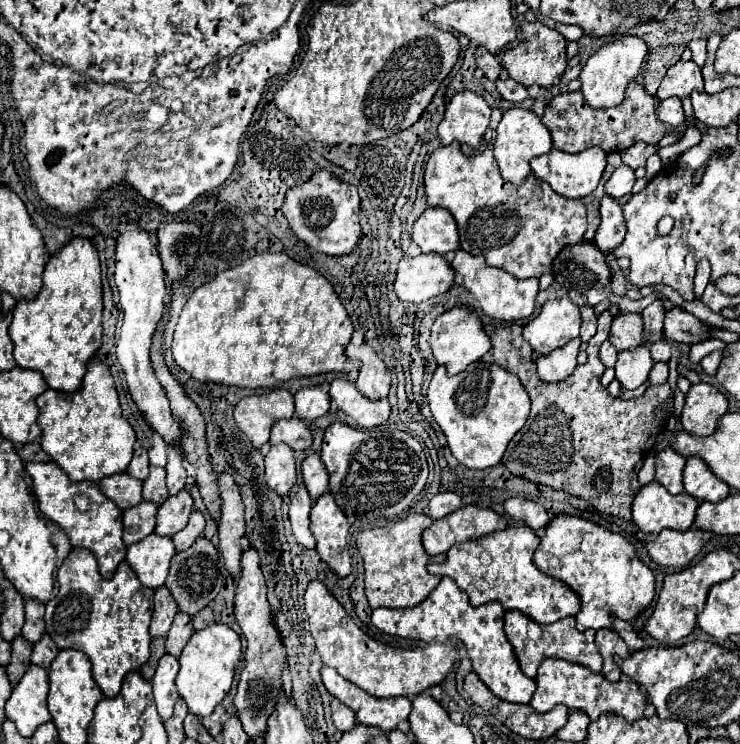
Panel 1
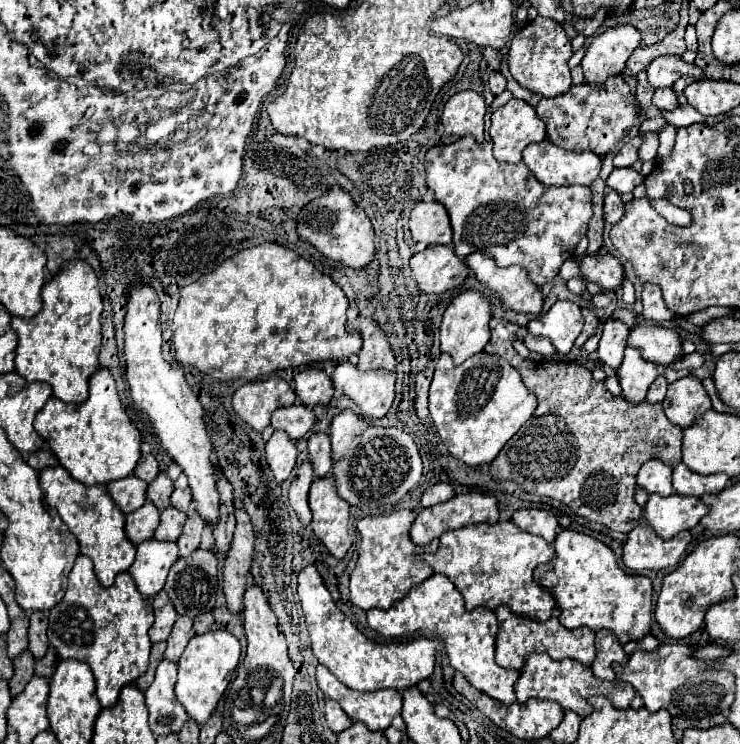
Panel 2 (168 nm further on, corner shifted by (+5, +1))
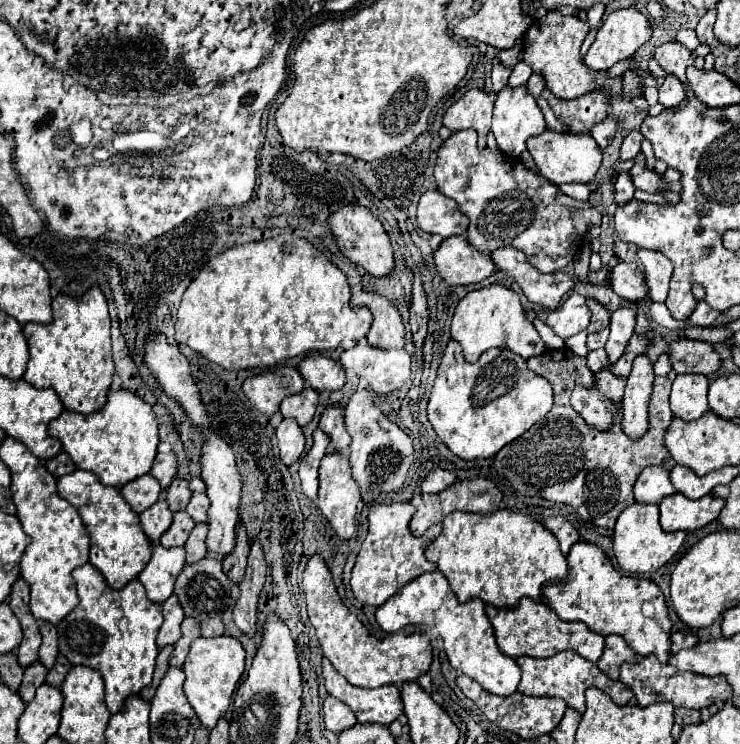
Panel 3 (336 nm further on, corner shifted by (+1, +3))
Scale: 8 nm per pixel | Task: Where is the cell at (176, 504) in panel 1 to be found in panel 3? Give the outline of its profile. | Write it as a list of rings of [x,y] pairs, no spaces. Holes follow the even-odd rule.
[[[177,512],[175,518],[173,518],[171,528],[161,536],[161,546],[165,546],[165,548],[185,546],[193,526],[195,526],[195,522],[191,520],[191,516],[187,516],[185,512]]]

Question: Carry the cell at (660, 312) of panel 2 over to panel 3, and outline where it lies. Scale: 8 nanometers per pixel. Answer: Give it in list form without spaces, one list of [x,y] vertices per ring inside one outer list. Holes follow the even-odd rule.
[[[637,250],[637,256],[639,256],[643,270],[645,270],[649,298],[653,302],[665,302],[667,292],[669,292],[671,272],[673,272],[671,260],[655,250]]]

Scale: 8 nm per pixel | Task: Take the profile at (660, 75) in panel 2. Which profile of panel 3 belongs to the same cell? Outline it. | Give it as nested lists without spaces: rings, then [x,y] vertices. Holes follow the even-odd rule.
[[[665,42],[665,44],[657,46],[655,60],[667,74],[675,74],[681,80],[685,80],[687,66],[695,66],[699,70],[703,68],[703,58],[693,56],[693,52],[679,42]]]

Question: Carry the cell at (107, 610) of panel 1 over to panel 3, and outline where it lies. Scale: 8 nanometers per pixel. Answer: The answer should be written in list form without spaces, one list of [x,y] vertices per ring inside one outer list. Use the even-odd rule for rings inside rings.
[[[91,564],[73,570],[73,578],[81,602],[57,624],[59,650],[73,666],[87,666],[101,672],[107,708],[111,714],[117,714],[123,708],[125,698],[139,694],[153,678],[159,652],[155,638],[163,624],[161,606],[145,596],[145,588],[139,580],[131,580],[121,590],[109,588],[105,578]]]

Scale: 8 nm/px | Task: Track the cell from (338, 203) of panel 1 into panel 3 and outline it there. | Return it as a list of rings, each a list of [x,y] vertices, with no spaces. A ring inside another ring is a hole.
[[[345,206],[329,218],[329,226],[337,238],[337,246],[341,252],[355,264],[363,266],[371,276],[389,276],[395,272],[395,258],[391,240],[375,214],[371,214],[363,206]]]

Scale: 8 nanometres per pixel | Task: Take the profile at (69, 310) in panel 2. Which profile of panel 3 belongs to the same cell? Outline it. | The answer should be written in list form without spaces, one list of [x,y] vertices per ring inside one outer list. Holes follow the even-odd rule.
[[[93,286],[83,298],[53,298],[51,324],[25,324],[23,332],[29,344],[29,364],[23,380],[35,388],[53,388],[65,410],[79,414],[99,412],[107,402],[115,366],[111,354],[111,320],[103,292]]]

